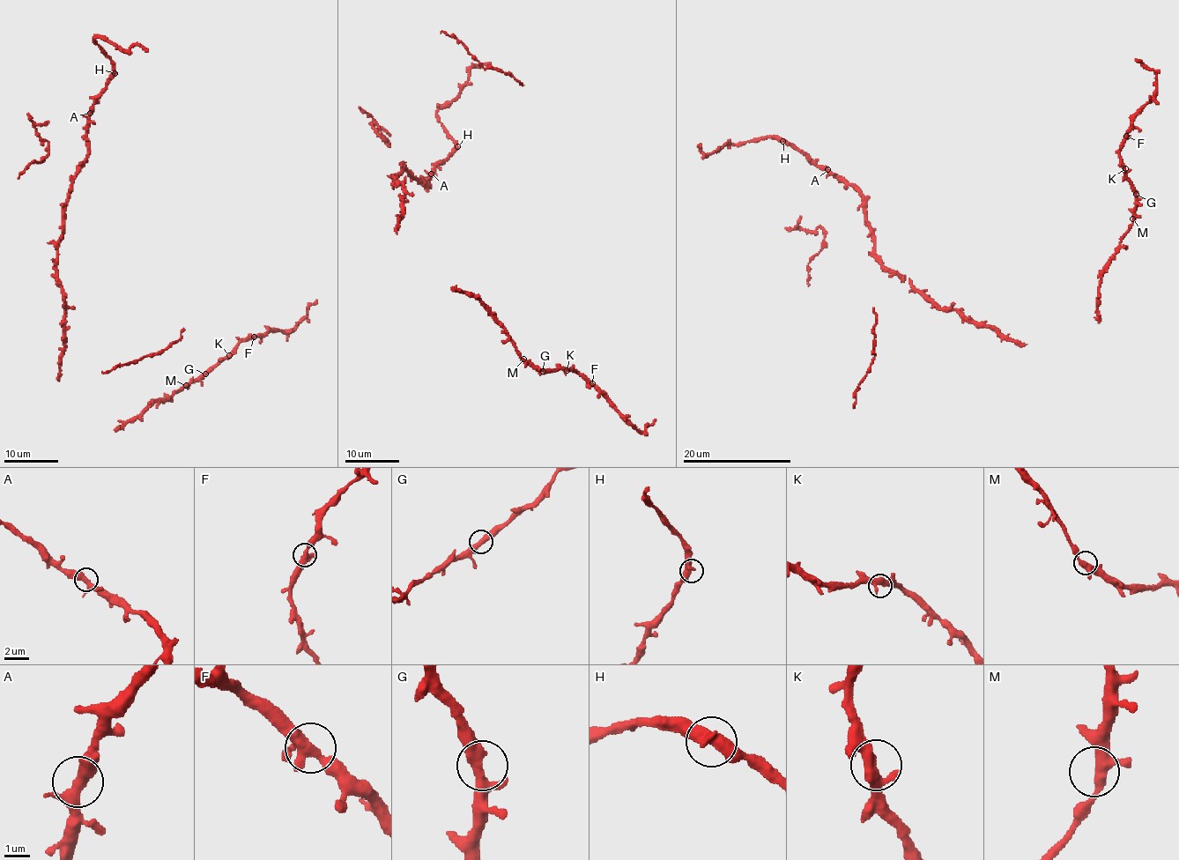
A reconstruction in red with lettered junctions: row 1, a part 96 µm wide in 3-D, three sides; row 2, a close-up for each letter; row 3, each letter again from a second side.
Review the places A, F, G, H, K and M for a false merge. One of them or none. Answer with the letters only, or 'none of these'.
none of these

